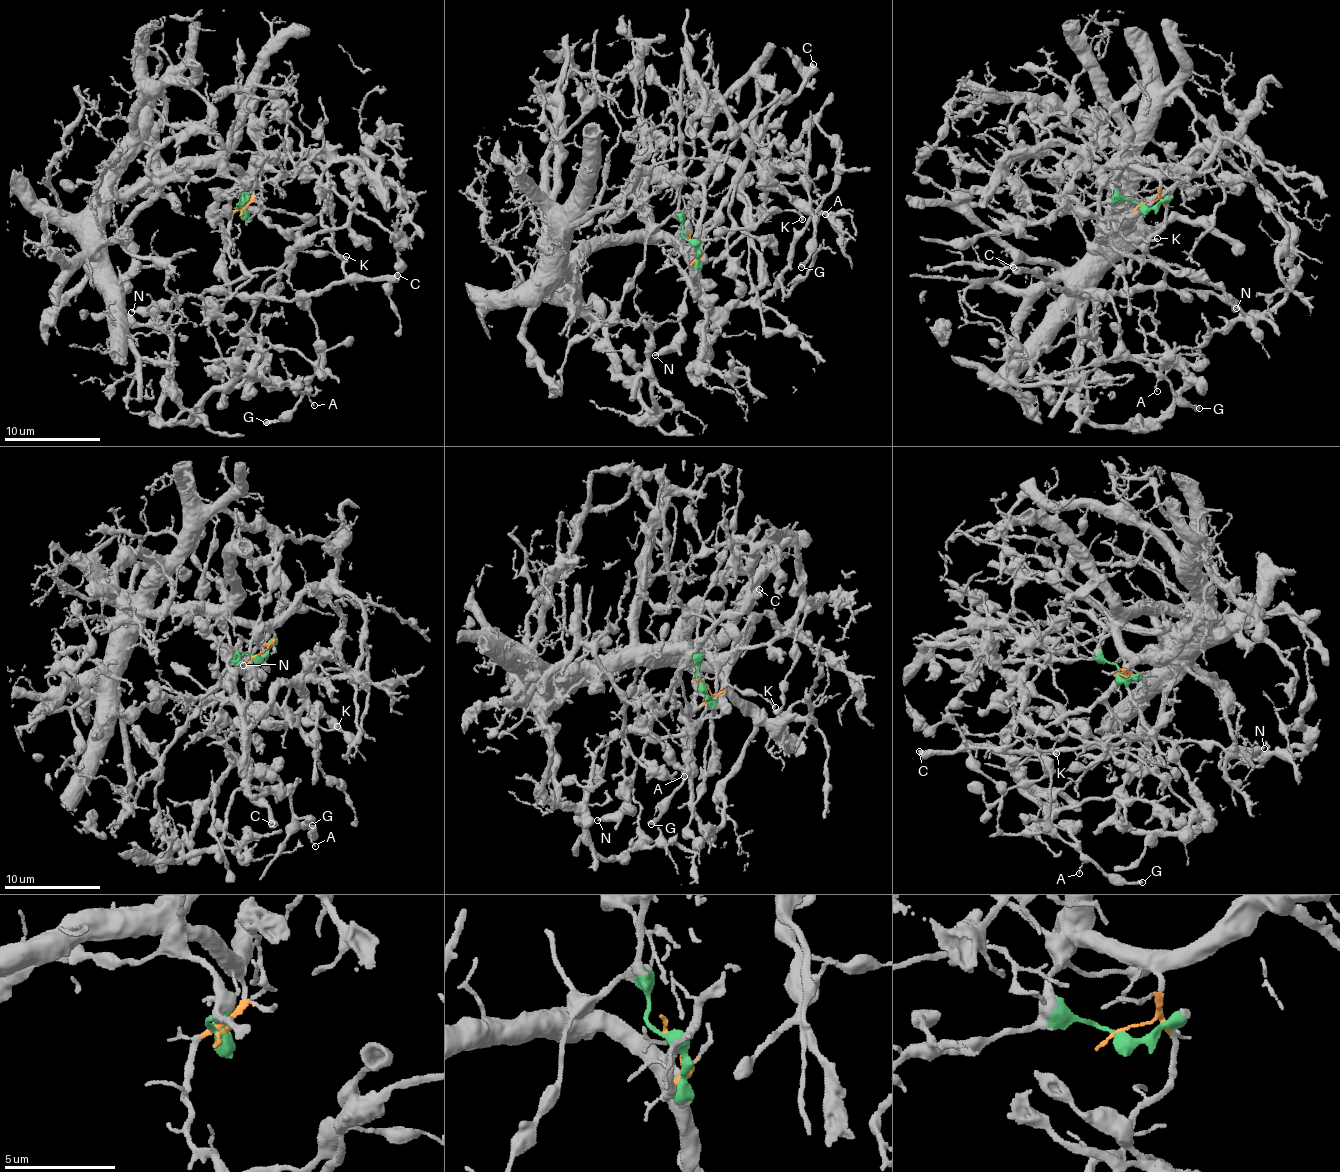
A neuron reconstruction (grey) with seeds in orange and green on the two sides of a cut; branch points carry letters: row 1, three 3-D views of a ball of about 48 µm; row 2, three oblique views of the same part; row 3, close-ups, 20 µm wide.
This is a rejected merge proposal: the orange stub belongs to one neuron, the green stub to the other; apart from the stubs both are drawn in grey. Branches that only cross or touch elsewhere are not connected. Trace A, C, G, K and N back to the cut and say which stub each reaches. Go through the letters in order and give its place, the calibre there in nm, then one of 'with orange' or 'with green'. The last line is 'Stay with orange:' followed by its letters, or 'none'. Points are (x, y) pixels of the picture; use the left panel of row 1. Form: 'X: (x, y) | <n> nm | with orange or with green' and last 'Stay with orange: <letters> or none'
A: (314, 405) | 110 nm | with green
C: (397, 275) | 500 nm | with green
G: (266, 422) | 320 nm | with green
K: (346, 256) | 200 nm | with green
N: (131, 312) | 320 nm | with green
Stay with orange: none

